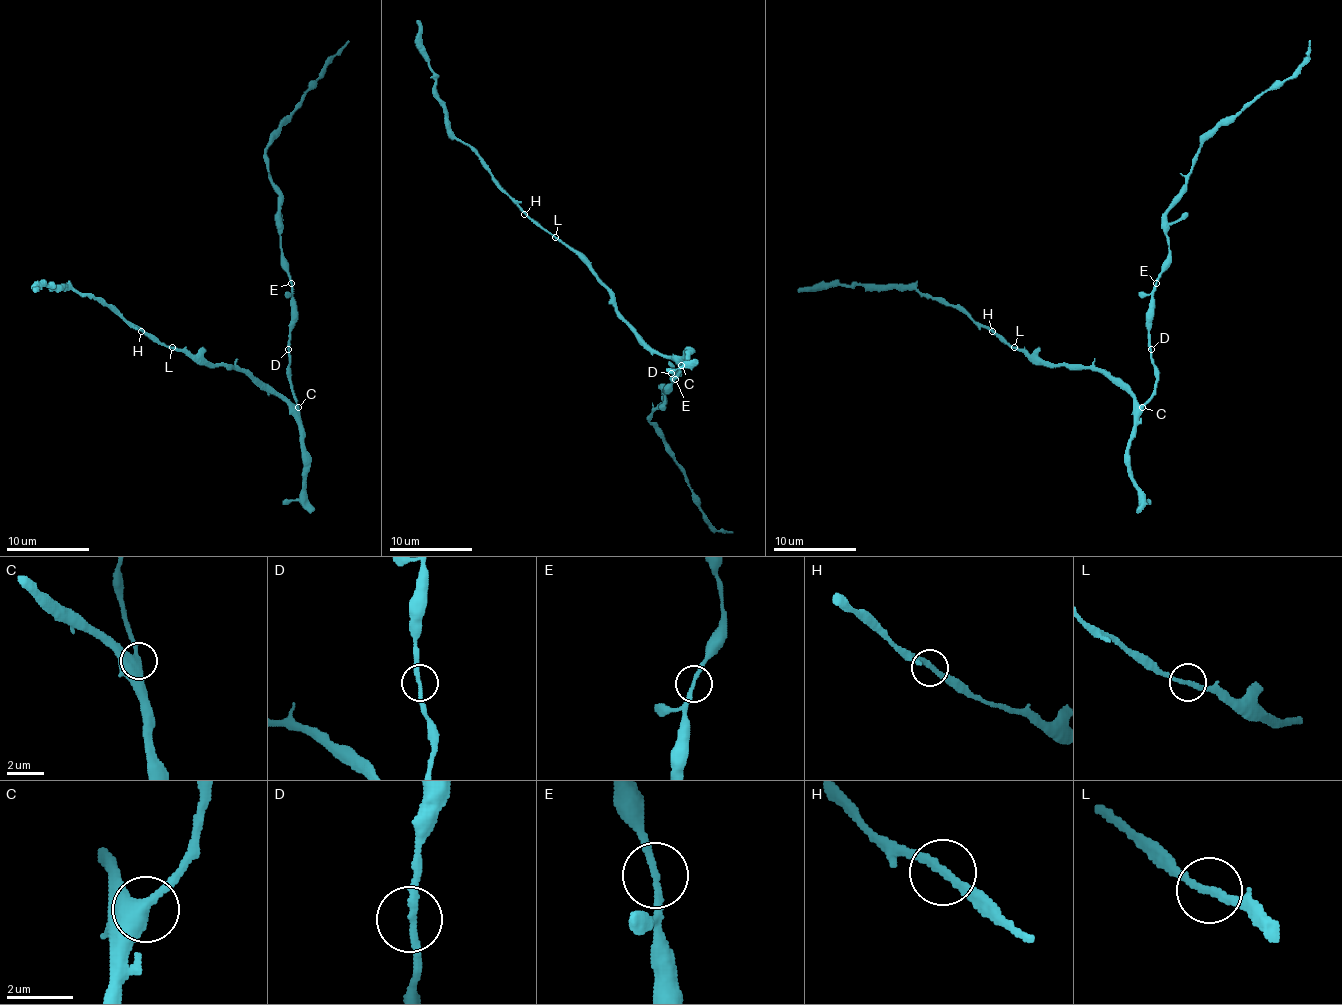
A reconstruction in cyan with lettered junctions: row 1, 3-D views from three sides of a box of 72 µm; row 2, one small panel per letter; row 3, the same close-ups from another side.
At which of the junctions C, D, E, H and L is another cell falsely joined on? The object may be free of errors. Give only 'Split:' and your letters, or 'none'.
Split: none

